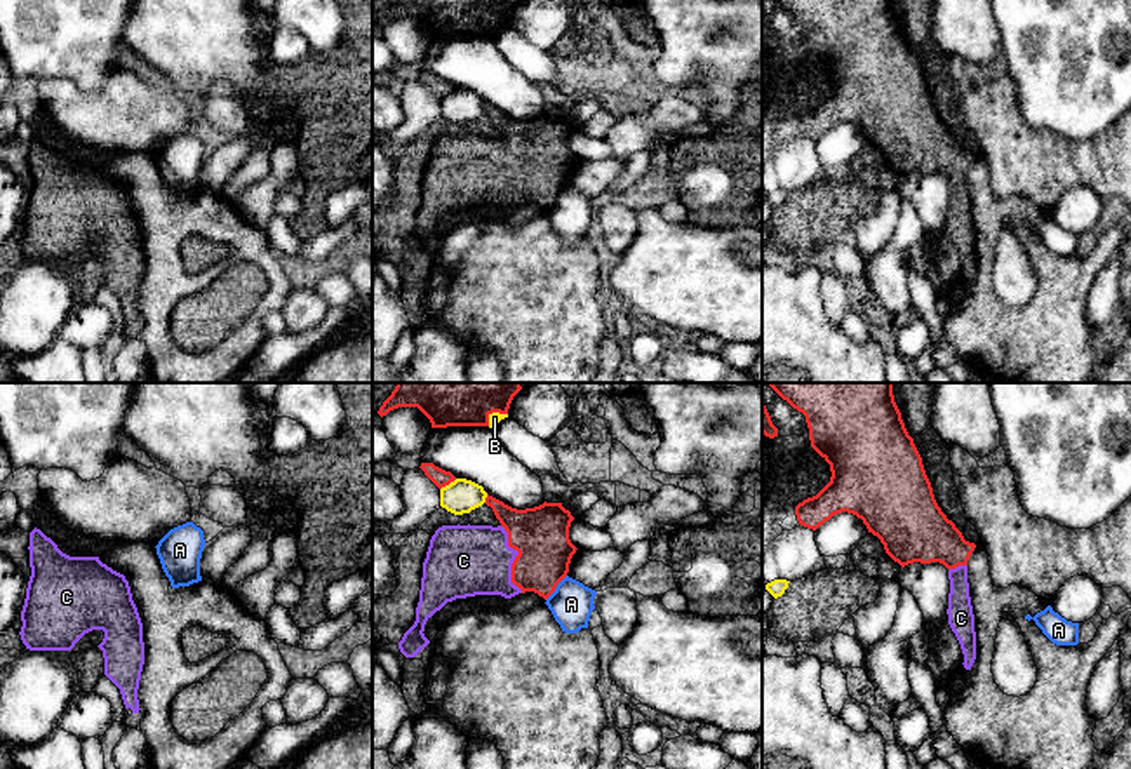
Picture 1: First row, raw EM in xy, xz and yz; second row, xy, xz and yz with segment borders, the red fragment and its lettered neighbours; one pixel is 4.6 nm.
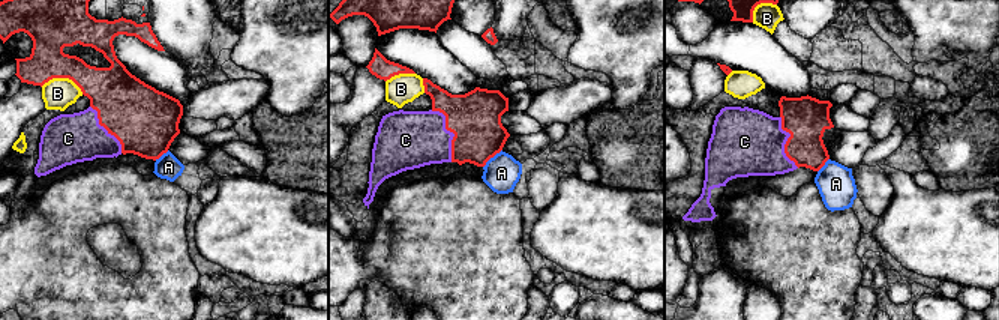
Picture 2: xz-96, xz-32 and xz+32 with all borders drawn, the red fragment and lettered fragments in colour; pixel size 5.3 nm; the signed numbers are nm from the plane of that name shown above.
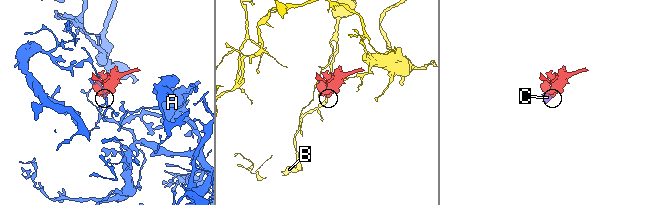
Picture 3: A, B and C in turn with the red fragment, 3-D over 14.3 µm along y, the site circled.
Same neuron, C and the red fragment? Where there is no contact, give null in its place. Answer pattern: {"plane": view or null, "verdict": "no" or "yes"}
{"plane": "xz", "verdict": "yes"}

